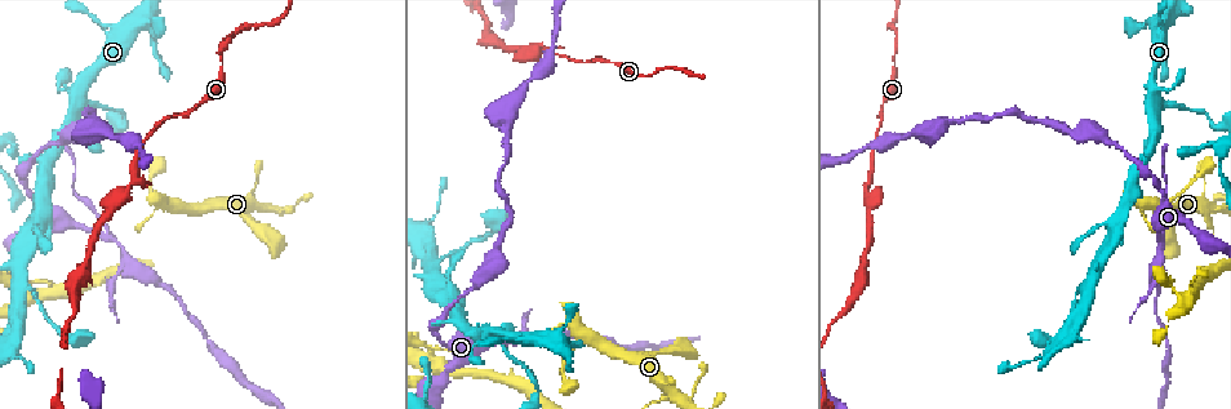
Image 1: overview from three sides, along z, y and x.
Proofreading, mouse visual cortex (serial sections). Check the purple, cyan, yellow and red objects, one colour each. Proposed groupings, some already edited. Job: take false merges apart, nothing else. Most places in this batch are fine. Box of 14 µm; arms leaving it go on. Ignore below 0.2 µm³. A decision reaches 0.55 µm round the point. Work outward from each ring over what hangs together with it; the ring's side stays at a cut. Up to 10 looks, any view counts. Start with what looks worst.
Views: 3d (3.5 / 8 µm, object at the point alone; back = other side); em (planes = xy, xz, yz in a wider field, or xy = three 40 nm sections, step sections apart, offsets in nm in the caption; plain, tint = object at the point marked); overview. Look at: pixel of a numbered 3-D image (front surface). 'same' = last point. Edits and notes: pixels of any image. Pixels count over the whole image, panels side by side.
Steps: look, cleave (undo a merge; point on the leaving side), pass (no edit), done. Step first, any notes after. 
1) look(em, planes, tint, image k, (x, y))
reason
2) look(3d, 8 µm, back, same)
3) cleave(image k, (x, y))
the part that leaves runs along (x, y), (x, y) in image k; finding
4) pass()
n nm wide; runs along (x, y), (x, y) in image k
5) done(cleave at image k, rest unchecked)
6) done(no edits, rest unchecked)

look(3d, 3.5 µm, image 1, (127, 185))
narrows sharply

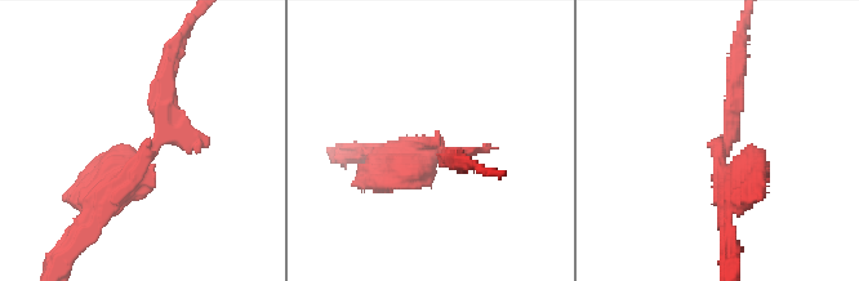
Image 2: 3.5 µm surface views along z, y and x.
pass()
runs along (165, 71), (165, 134), (90, 205) in image 2; one cell here

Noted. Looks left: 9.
look(em, xy, step 5, tint, image 1, (1151, 103))
abrupt turn

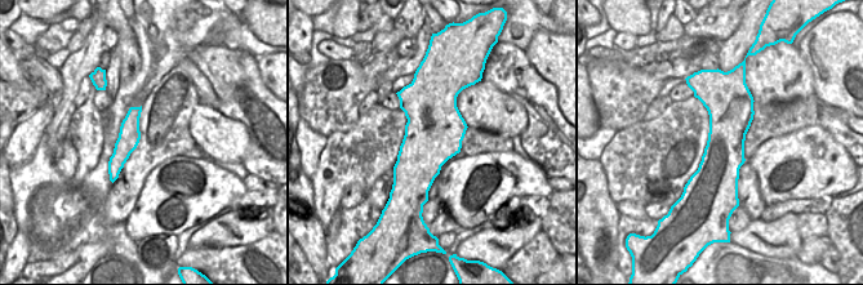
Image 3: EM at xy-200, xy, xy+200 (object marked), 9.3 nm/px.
look(3d, 3.5 µm, same)
wider look

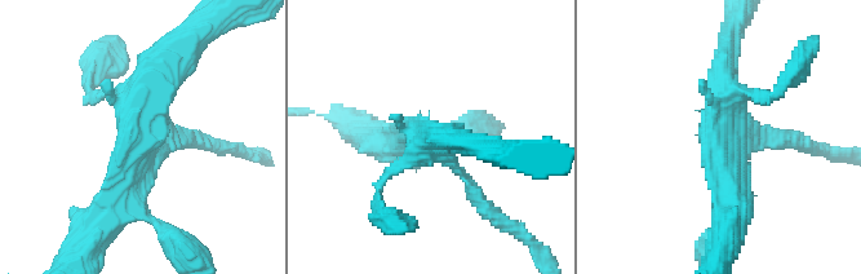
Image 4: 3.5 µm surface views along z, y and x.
pass()
one cell here

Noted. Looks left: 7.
look(3d, 3.5 µm, image 1, (258, 207))
three arms meet

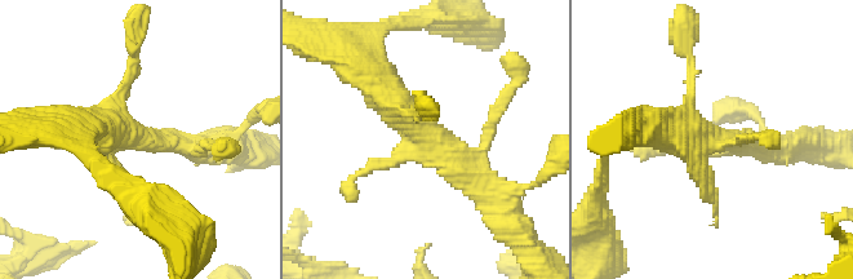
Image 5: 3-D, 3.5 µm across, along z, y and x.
look(em, xy, step 1, tint, image 5, (422, 129))

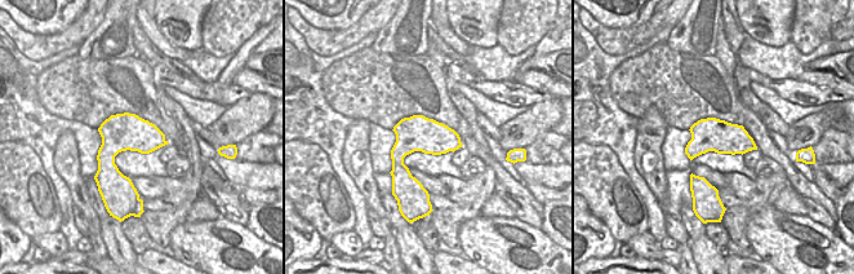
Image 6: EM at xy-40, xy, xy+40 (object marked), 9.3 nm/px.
pass()
all the same cell

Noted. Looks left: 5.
look(3d, 3.5 µm, image 1, (17, 289))
sudden change in width

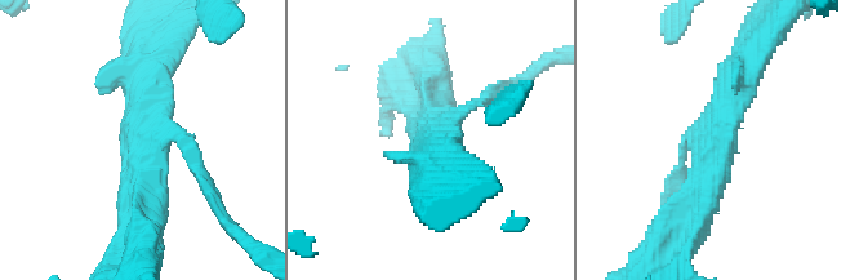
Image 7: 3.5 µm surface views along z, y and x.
look(em, xy, step 3, tint, image 7, (720, 129))

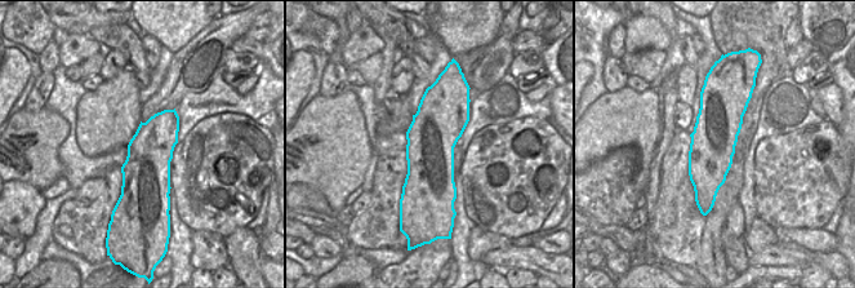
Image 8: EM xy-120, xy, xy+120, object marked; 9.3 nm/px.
pass()
runs along (755, 52), (729, 100), (693, 214) in image 7; continuous, no second cell

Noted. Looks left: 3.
done(no edits, rest unchecked)

